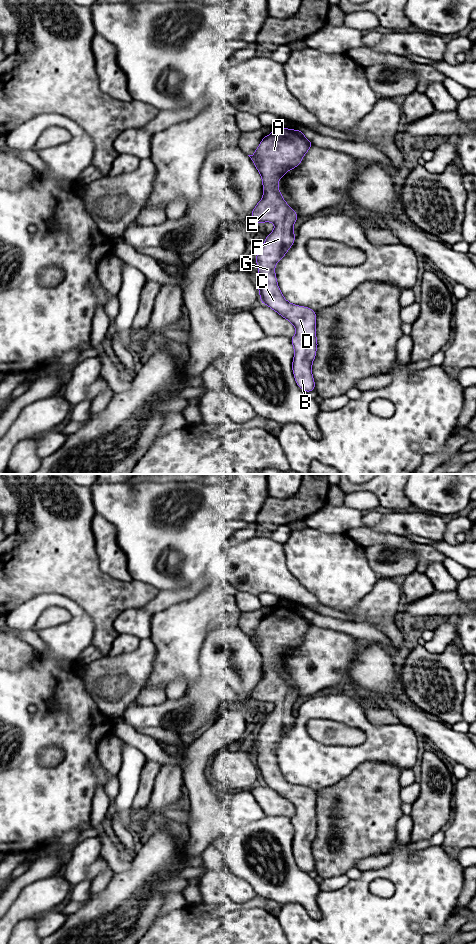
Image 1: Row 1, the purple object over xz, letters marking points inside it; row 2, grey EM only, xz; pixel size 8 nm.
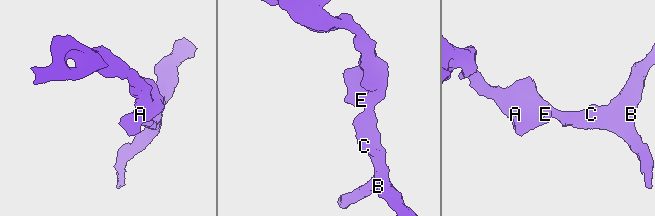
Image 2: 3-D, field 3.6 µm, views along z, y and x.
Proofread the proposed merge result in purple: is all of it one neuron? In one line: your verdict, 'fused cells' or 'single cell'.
single cell

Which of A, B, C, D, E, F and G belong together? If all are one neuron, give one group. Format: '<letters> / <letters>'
A B C D E F G

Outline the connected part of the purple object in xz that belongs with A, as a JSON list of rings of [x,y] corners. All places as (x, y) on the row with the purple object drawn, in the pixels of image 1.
[[[280,126],[273,127],[270,135],[264,136],[253,155],[248,155],[262,177],[263,197],[251,212],[252,219],[258,224],[272,222],[275,229],[267,235],[263,245],[254,258],[258,266],[256,285],[259,289],[260,302],[270,307],[283,318],[292,323],[296,333],[291,337],[294,347],[292,371],[298,387],[305,391],[315,391],[315,381],[312,375],[312,363],[318,347],[316,337],[316,311],[304,306],[288,302],[279,289],[275,274],[275,265],[285,256],[295,242],[293,226],[299,215],[286,203],[279,191],[278,181],[291,169],[299,166],[303,156],[309,151],[312,142],[301,130],[293,130]]]

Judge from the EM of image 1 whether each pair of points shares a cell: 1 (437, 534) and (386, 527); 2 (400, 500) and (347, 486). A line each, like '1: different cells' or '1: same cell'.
1: same cell
2: same cell

